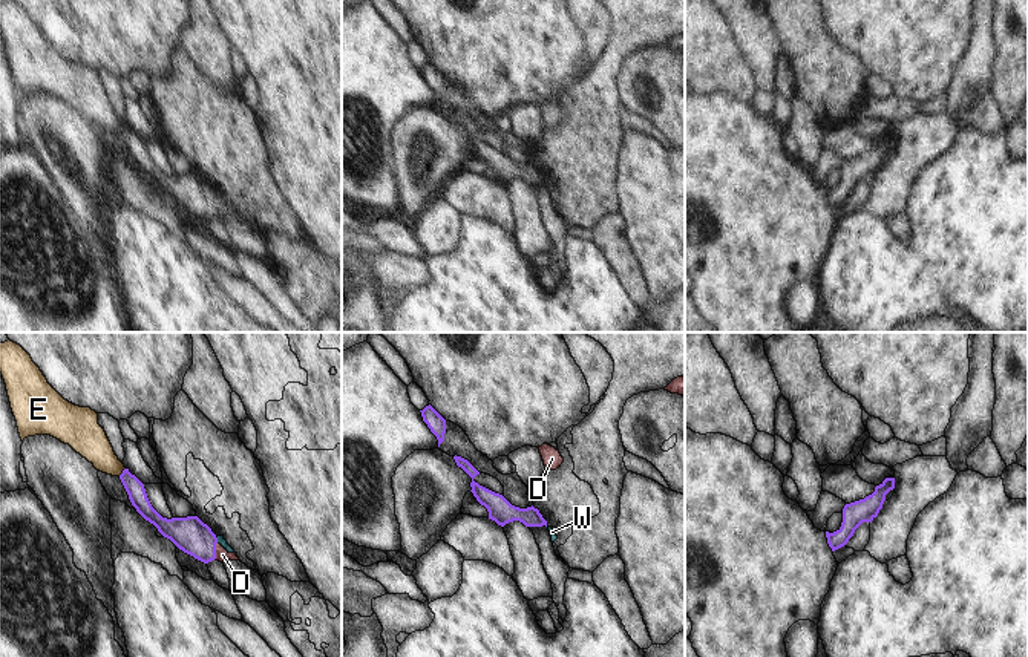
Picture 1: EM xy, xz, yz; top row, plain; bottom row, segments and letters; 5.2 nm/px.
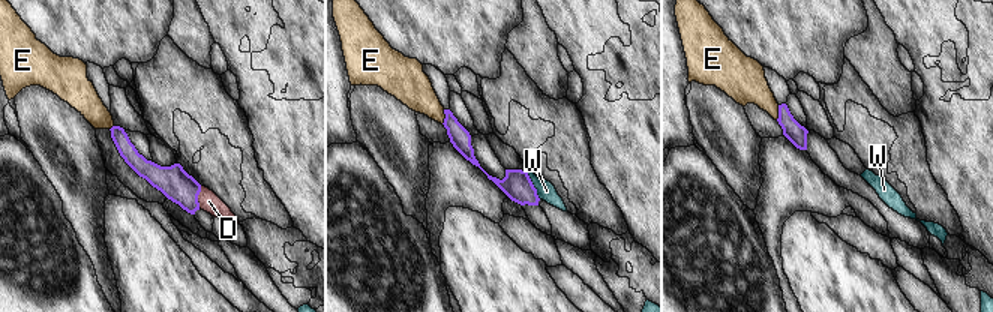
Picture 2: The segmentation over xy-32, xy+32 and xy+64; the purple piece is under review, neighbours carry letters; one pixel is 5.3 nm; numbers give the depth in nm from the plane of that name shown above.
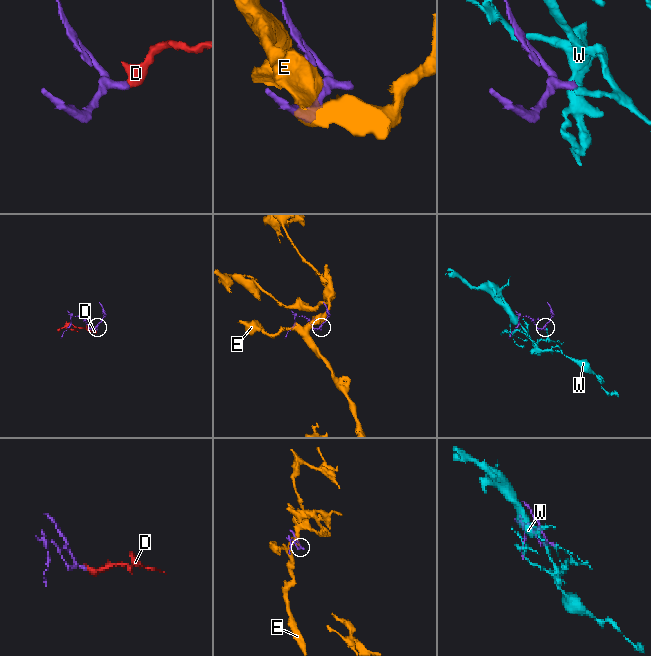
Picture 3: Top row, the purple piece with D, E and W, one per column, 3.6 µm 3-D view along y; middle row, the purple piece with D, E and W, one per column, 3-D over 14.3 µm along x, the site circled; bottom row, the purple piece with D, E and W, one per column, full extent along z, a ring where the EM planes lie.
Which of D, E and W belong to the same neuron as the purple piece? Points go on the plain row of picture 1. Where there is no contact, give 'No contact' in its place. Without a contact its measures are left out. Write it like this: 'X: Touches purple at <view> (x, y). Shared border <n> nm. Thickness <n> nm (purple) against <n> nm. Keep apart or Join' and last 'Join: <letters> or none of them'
D: Touches purple at xy (215, 207). Shared border 90 nm. Thickness 190 nm (purple) against 70 nm. Join
E: Touches purple at xy (123, 129). Shared border 60 nm. Thickness 100 nm (purple) against 180 nm. Keep apart
W: Touches purple at xy (216, 196). Shared border 40 nm. Thickness 190 nm (purple) against 40 nm. Keep apart
Join: D.

